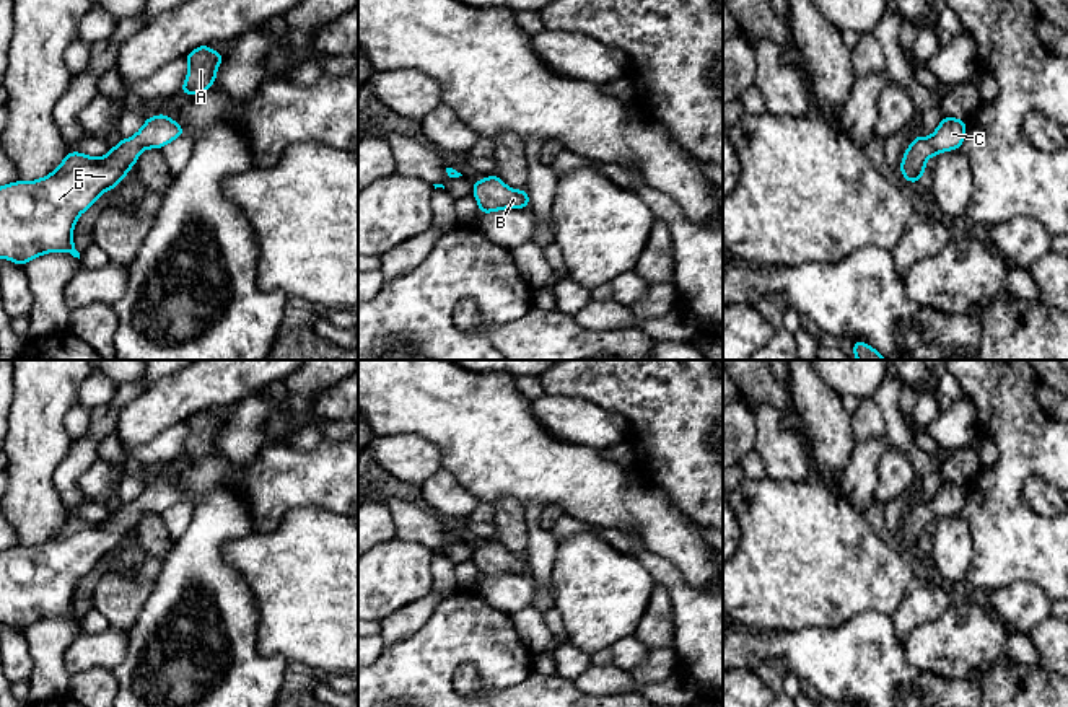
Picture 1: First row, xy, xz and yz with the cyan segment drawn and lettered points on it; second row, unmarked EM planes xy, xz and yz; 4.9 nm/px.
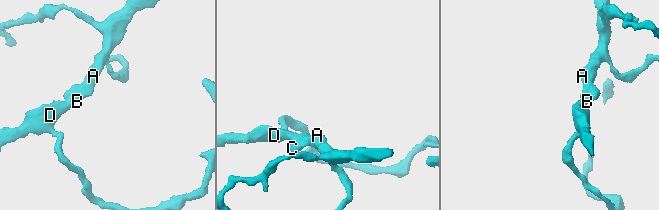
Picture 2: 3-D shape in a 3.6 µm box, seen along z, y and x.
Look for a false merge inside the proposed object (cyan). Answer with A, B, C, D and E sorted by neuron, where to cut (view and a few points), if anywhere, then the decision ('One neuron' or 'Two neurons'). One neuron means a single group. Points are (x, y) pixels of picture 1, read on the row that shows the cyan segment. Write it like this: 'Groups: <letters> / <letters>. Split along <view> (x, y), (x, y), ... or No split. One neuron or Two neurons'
Groups: A B C D E. No split. One neuron

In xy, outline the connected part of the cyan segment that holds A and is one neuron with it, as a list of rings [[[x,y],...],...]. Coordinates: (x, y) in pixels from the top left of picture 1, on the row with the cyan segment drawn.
[[[204,44],[186,54],[186,57],[189,62],[189,72],[179,91],[194,96],[204,94],[213,86],[218,64],[225,60],[225,55],[212,50],[208,44]]]

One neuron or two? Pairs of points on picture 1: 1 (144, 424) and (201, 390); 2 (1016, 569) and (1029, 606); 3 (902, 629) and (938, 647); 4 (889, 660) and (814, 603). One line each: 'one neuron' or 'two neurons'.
1: one neuron
2: two neurons
3: two neurons
4: two neurons

